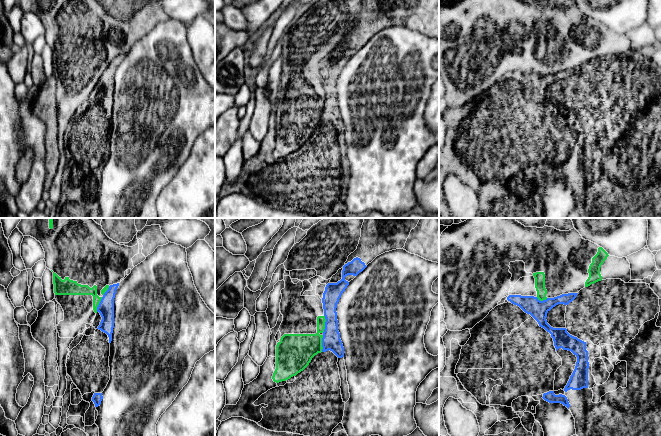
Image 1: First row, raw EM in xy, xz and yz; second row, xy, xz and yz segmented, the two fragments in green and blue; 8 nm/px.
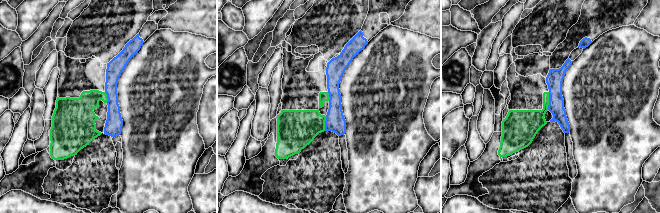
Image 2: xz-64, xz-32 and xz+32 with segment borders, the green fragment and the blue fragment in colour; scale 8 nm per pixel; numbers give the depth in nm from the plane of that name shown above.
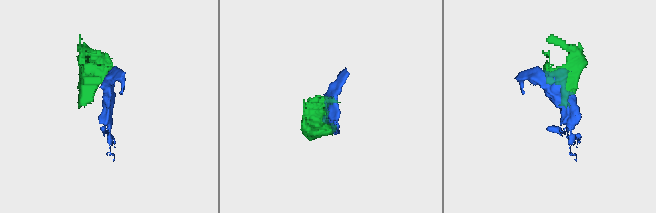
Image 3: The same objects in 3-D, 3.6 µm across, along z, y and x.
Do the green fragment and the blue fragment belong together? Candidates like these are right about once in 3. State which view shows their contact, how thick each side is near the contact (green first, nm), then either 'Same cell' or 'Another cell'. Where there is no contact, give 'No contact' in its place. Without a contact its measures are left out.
Touches green in xz. Thickness 220 nm (green) against 150 nm. Another cell

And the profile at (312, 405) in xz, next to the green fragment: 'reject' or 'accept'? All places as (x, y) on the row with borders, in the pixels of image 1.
reject

